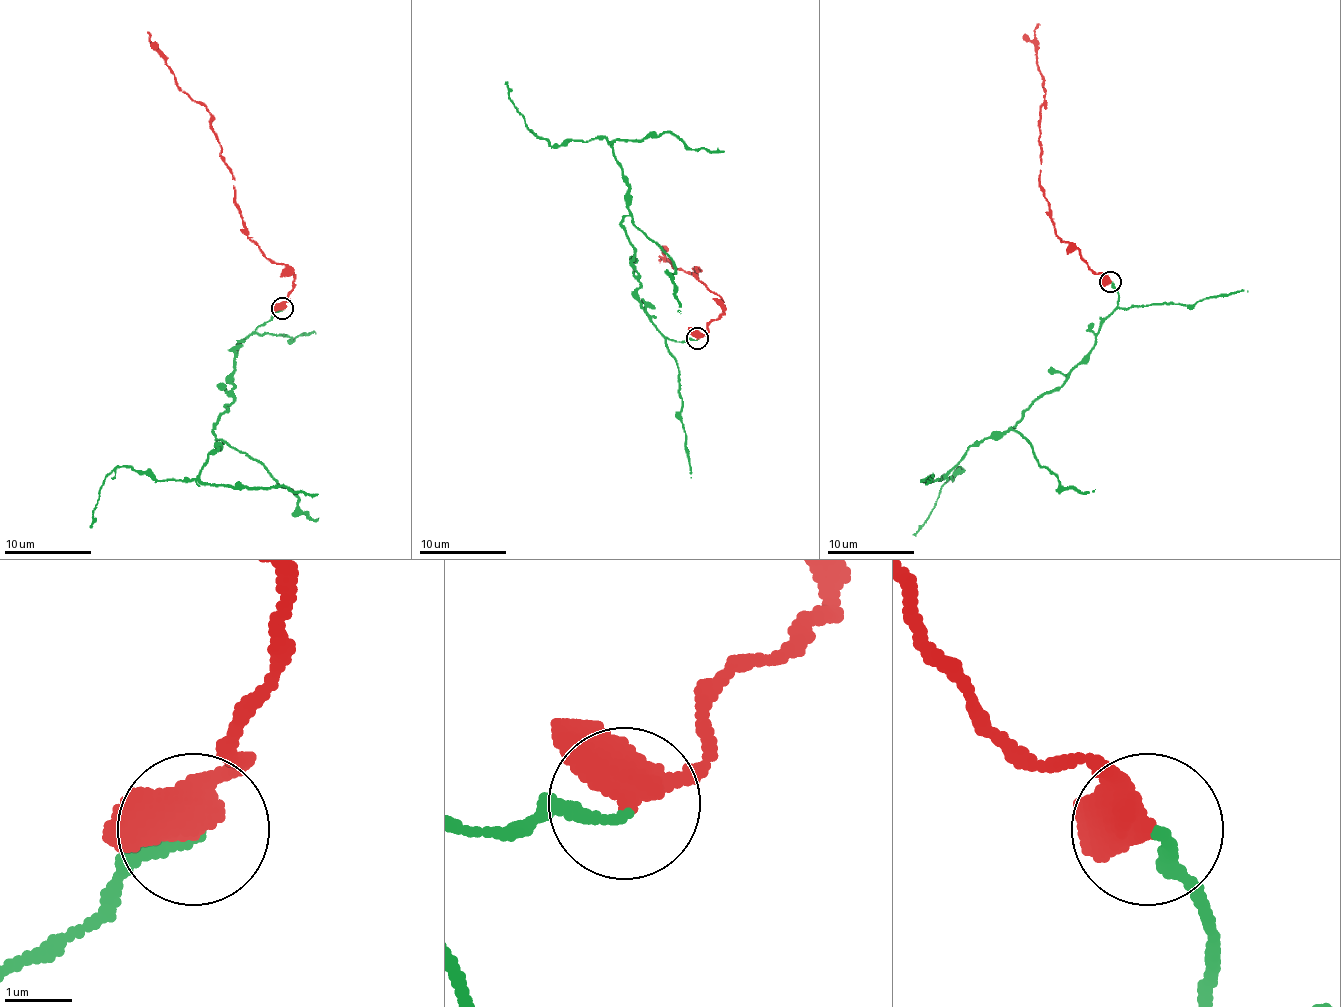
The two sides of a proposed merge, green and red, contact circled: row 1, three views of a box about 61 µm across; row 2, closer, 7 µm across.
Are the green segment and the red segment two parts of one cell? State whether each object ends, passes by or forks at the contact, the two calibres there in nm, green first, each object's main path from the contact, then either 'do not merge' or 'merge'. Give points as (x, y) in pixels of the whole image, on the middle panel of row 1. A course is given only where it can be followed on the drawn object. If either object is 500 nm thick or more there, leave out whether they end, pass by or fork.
green ends | red passes by | 160/440 nm | green via (697, 338), (669, 340), (641, 306), (612, 146), (550, 146), (508, 81) | red via (697, 338), (724, 304), (697, 278), (698, 268), (695, 274), (659, 261) | merge

